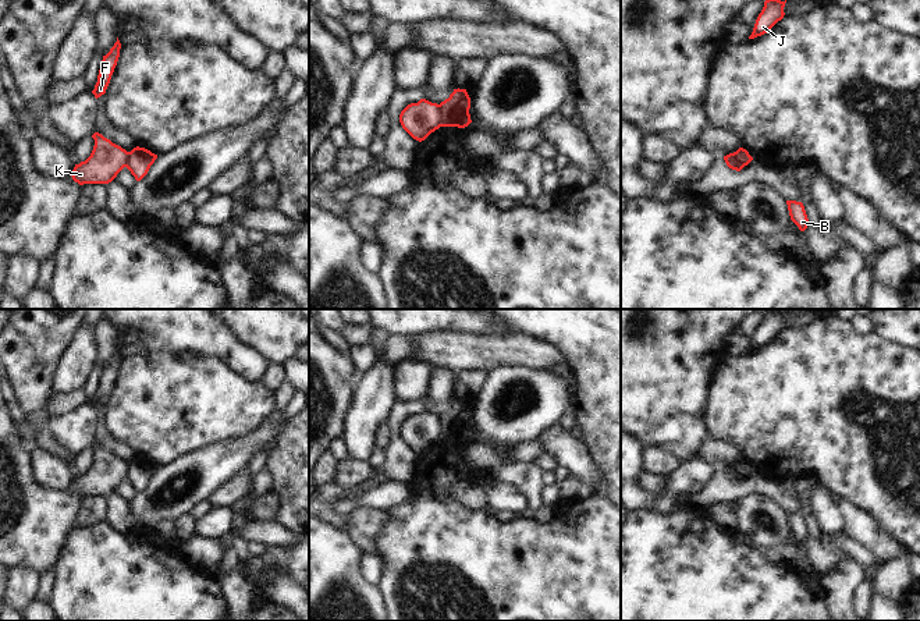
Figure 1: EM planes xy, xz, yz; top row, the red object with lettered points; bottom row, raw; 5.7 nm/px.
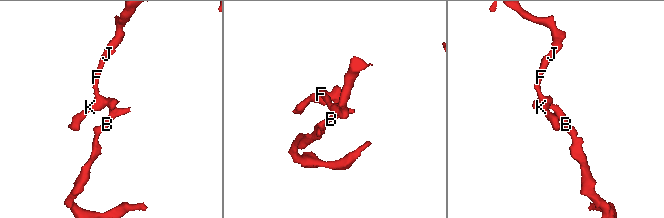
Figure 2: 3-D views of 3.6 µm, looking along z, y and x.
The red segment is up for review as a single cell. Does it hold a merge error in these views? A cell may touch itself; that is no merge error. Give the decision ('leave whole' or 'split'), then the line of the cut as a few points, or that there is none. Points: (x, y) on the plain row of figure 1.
split; cut in xz along (437, 417), (441, 437)

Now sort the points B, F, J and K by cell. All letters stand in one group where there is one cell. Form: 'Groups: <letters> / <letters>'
Groups: B / F J K.

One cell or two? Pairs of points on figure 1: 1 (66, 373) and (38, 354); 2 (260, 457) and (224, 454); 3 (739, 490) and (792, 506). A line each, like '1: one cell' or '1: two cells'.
1: two cells
2: two cells
3: one cell

